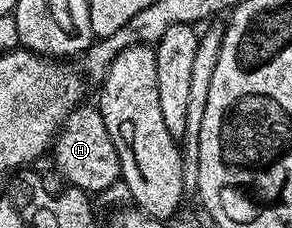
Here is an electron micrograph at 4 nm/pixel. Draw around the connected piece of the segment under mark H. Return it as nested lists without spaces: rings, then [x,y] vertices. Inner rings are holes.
[[[79,105],[66,118],[59,132],[54,137],[52,156],[58,171],[71,187],[79,187],[87,193],[106,191],[122,178],[120,157],[116,153],[116,145],[112,145],[112,137],[108,137],[108,125],[104,125],[104,117],[97,106]]]

